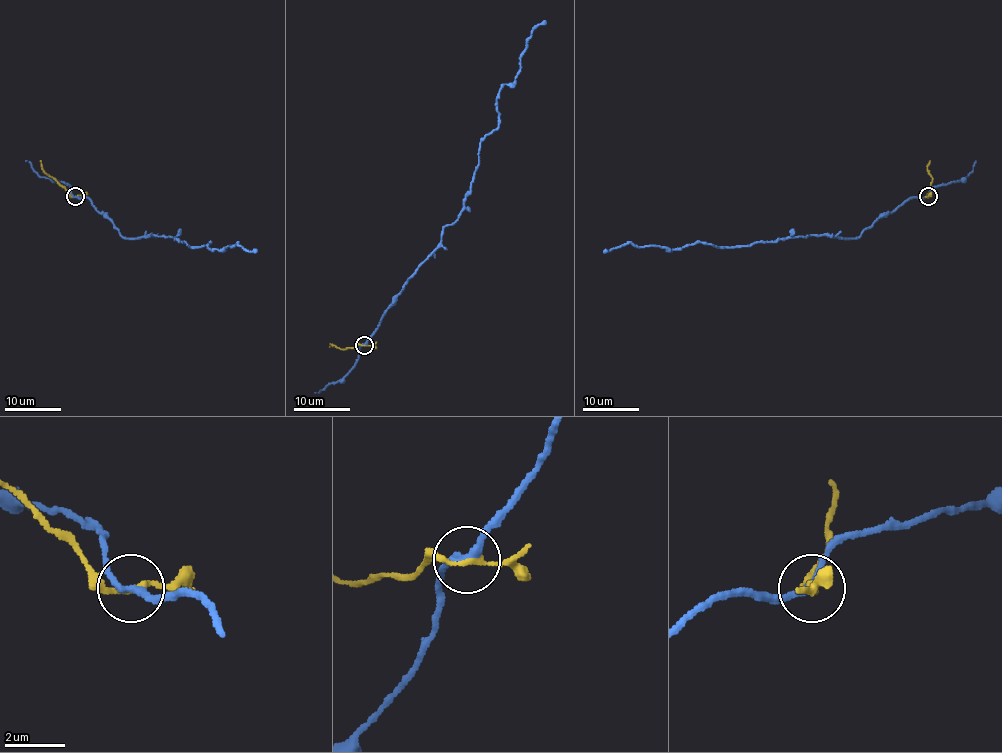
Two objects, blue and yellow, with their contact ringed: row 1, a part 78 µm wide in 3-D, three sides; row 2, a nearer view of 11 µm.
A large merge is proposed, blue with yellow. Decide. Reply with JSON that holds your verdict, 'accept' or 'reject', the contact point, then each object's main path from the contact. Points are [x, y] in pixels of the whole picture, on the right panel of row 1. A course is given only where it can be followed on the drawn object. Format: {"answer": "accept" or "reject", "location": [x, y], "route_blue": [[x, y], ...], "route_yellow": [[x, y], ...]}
{"answer": "reject", "location": [928, 196], "route_blue": [[927, 196], [908, 199], [856, 238], [812, 235], [746, 247], [687, 244], [673, 249], [626, 242], [605, 249]], "route_yellow": [[927, 196], [932, 180], [927, 168], [930, 161]]}

